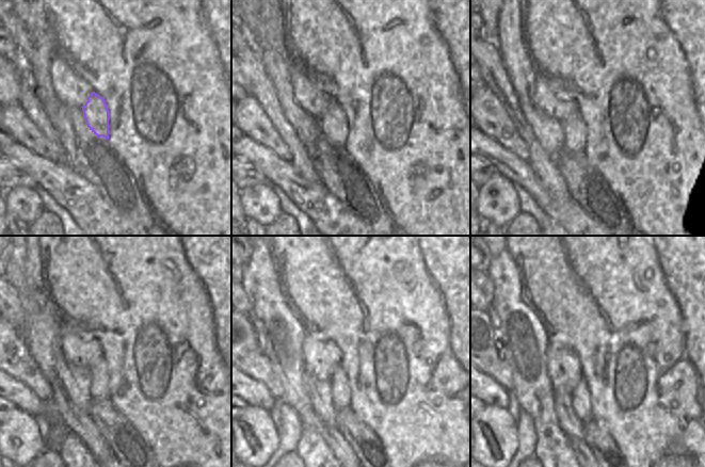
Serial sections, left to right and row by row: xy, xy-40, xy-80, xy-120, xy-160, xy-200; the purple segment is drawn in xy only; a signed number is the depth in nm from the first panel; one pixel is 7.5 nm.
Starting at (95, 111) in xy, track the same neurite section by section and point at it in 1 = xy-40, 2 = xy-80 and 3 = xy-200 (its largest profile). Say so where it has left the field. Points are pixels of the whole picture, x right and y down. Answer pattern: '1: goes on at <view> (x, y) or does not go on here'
1: goes on at xy-40 (333, 125)
2: goes on at xy-80 (574, 129)
3: goes on at xy-200 (580, 398)

